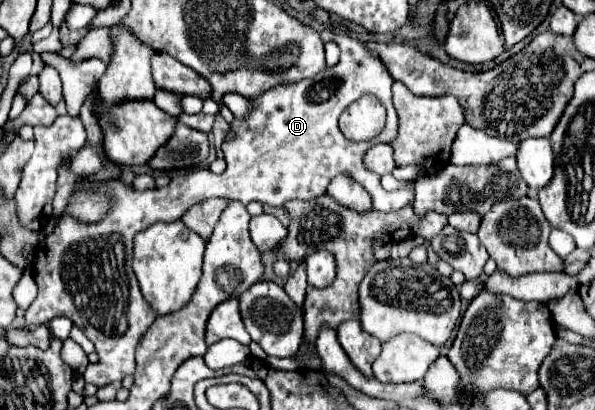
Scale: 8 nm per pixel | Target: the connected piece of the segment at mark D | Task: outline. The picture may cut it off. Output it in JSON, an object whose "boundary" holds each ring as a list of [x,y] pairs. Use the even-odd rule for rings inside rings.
{"boundary":[[[344,35],[344,51],[340,57],[340,103],[332,103],[338,95],[338,71],[330,69],[320,71],[312,79],[272,87],[258,99],[250,99],[250,111],[246,117],[234,117],[230,123],[232,137],[222,143],[228,165],[222,175],[214,175],[207,168],[196,168],[190,173],[173,175],[170,185],[162,189],[146,191],[138,191],[122,179],[86,183],[86,191],[110,197],[110,209],[96,223],[80,223],[70,213],[64,213],[56,229],[38,243],[38,251],[34,251],[38,297],[24,315],[26,323],[38,327],[54,317],[72,319],[72,323],[92,339],[100,357],[100,363],[88,365],[84,379],[86,383],[104,387],[134,373],[134,349],[142,333],[158,317],[140,293],[132,271],[132,239],[138,231],[144,231],[158,221],[176,221],[194,203],[210,197],[238,199],[244,205],[258,201],[274,207],[284,207],[294,199],[314,199],[324,195],[330,179],[342,171],[354,175],[354,179],[370,193],[372,205],[378,211],[388,213],[412,203],[412,183],[388,193],[382,189],[380,177],[366,171],[362,165],[362,155],[368,147],[388,143],[396,135],[398,119],[392,107],[392,83],[394,79],[386,73],[386,65],[378,55],[370,53],[366,47],[356,47],[356,39]],[[366,93],[374,95],[386,107],[388,121],[374,139],[356,143],[344,137],[338,127],[338,117],[352,101],[358,101]]]}

